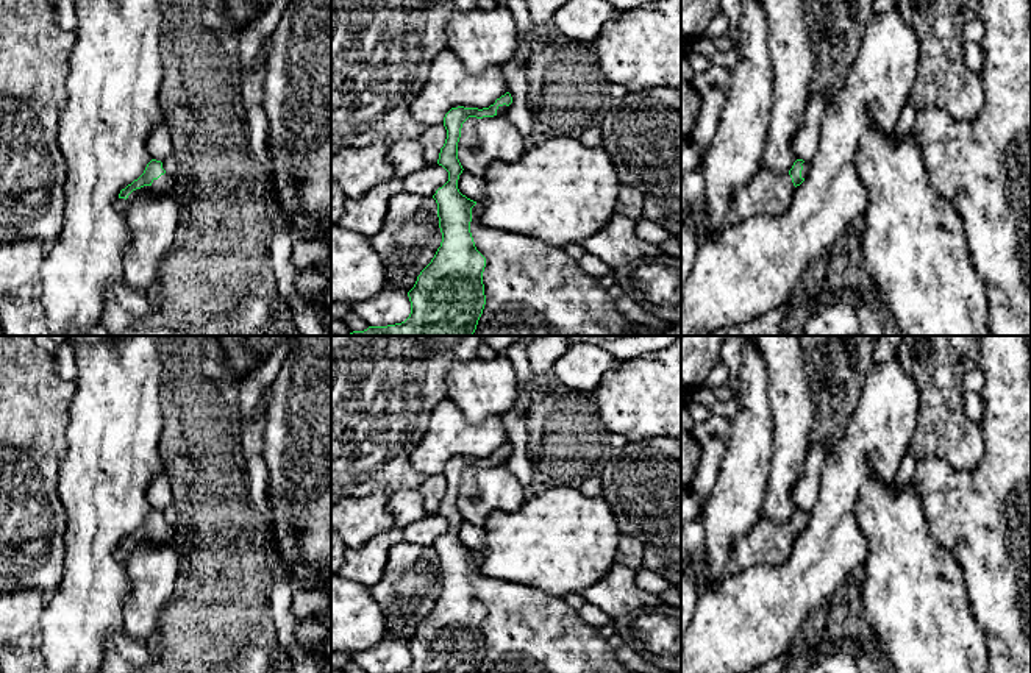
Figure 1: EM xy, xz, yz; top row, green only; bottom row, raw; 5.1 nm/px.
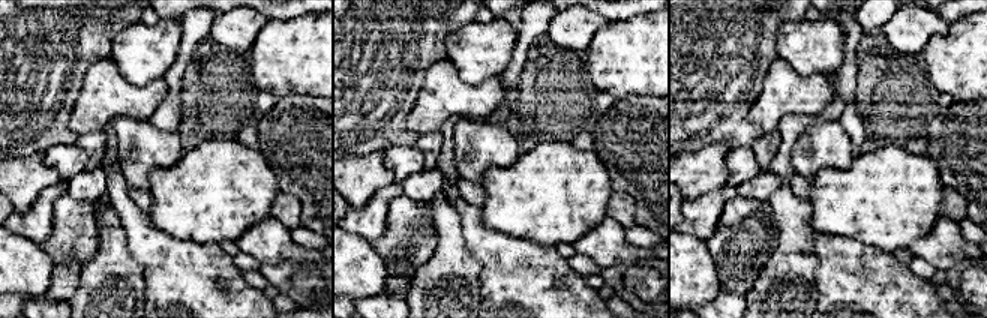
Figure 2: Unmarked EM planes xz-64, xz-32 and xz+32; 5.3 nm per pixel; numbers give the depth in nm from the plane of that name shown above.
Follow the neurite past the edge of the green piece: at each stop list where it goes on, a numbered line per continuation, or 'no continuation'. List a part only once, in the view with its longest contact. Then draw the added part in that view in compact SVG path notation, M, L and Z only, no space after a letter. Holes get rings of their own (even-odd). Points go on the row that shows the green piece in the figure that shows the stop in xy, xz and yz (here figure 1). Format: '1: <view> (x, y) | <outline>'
1: xy (164, 185) | M167 173L161 175L158 180L153 180L150 186L144 186L141 189L133 191L127 198L127 206L130 206L141 195L173 195L175 178Z

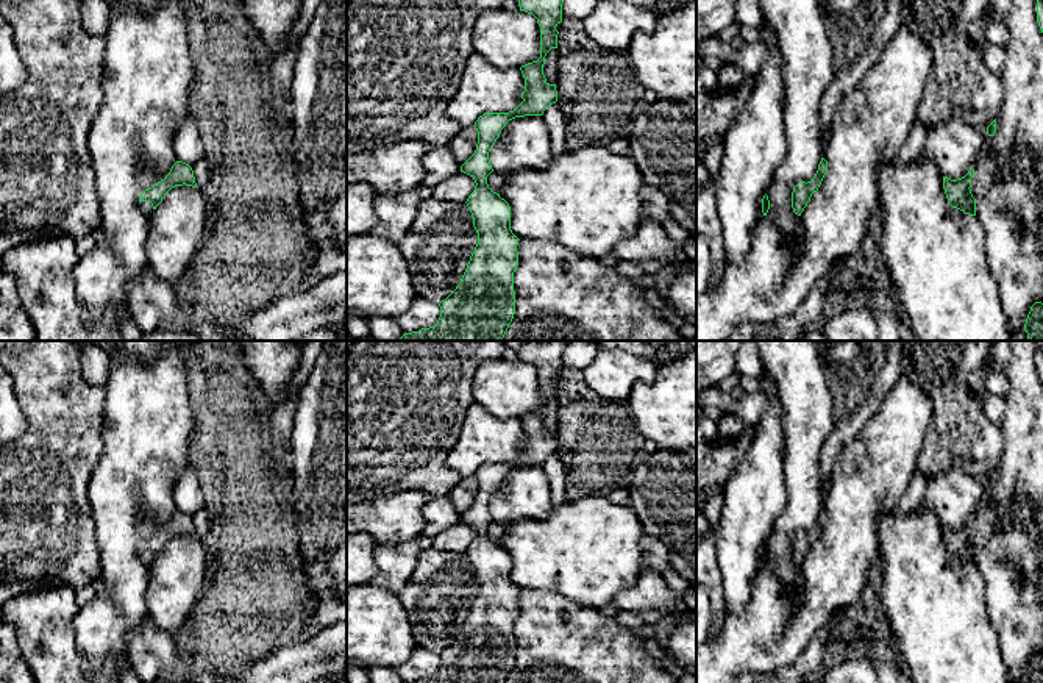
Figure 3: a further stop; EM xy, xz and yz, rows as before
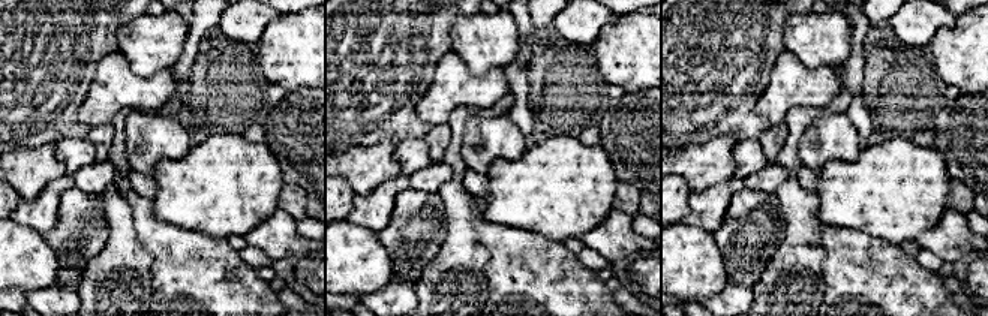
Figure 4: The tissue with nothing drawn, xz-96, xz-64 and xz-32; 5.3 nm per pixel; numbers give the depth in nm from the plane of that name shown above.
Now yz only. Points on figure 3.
no continuation

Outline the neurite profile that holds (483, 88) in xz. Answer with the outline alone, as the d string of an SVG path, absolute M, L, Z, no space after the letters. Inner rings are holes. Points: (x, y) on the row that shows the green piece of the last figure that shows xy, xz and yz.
M473 53L445 114L461 128L472 128L484 113L514 111L523 102L523 91L525 78L520 69L497 69Z

